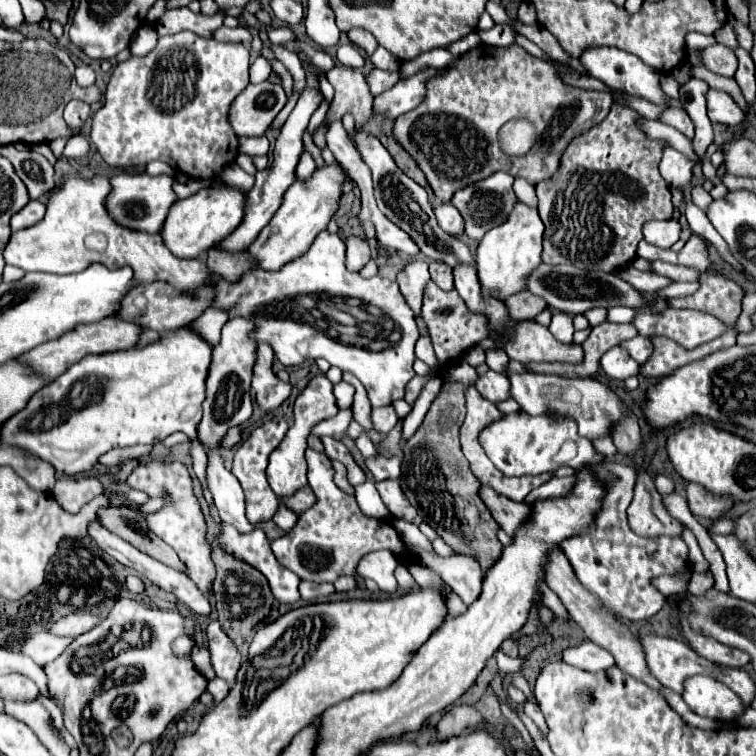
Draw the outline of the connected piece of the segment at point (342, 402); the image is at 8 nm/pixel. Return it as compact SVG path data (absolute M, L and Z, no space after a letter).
M339 381L339 383L335 385L333 393L335 393L335 399L337 399L337 403L339 403L341 409L347 409L352 406L355 393L353 386L345 381Z

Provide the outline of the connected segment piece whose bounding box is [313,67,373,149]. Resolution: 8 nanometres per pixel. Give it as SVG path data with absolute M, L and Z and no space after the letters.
M335 67L329 71L329 83L335 89L335 97L329 105L327 117L321 127L315 129L313 141L319 149L325 149L325 125L329 121L341 121L345 113L351 113L355 119L355 129L363 129L371 117L373 95L367 89L365 77L359 69L353 67Z

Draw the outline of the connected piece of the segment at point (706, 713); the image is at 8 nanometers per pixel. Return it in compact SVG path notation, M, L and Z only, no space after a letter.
M693 675L685 679L683 701L697 715L721 721L733 719L745 709L743 701L729 687L707 675Z

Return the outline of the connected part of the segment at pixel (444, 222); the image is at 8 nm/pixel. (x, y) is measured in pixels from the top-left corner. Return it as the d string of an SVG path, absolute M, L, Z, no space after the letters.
M445 203L445 205L435 207L435 215L437 215L439 227L445 233L449 233L453 237L461 237L465 233L465 219L461 217L459 209L453 203Z

